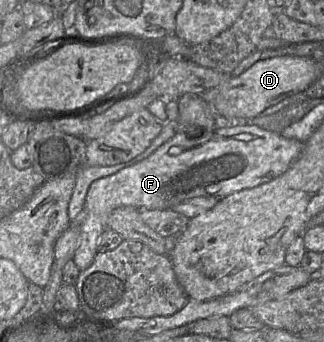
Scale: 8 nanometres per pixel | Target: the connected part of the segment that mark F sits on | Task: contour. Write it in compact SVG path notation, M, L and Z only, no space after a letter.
M255 124L220 127L198 138L178 131L149 157L91 183L80 219L81 240L73 257L75 264L80 271L92 264L98 253L98 240L108 228L107 220L114 209L131 206L138 210L165 210L195 197L224 198L280 176L300 157L304 145Z

